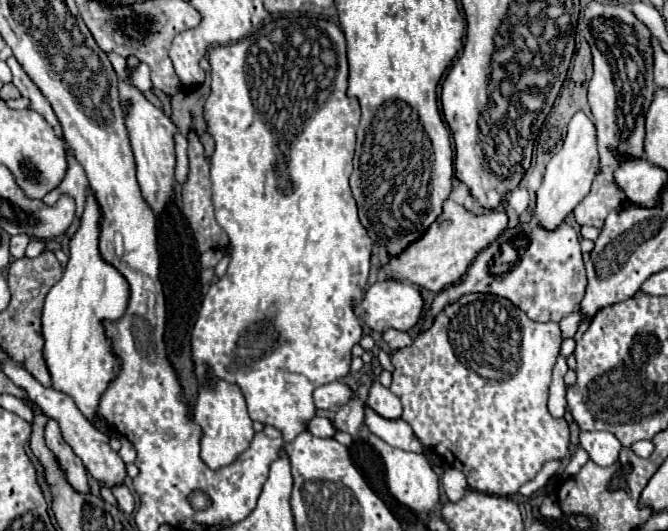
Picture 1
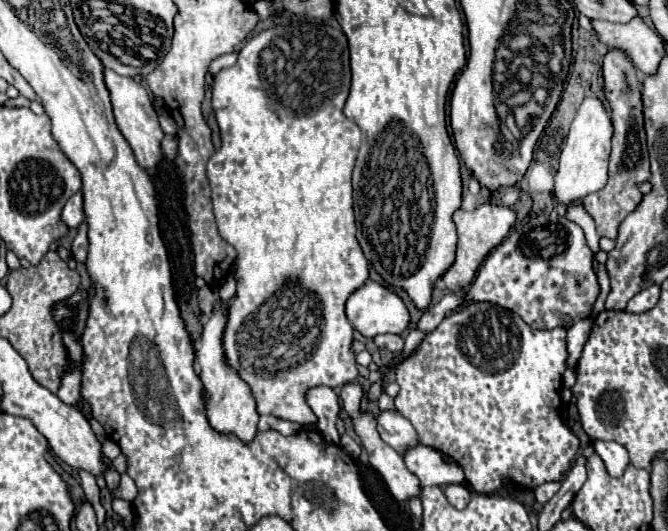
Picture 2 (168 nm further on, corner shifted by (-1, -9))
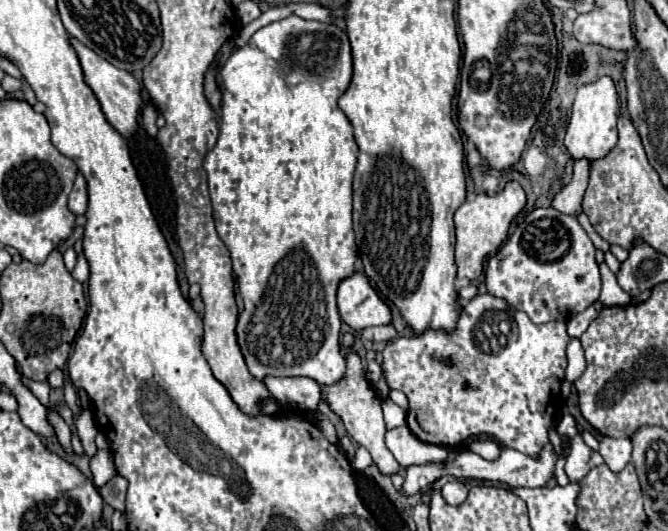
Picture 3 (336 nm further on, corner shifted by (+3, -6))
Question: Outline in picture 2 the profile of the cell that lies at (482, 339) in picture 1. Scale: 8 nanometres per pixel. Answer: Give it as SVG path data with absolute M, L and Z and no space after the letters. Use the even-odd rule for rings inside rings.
M491 302L467 304L449 316L419 344L417 352L397 368L401 386L395 408L417 430L419 442L453 456L463 470L465 480L479 494L491 494L505 480L537 488L539 484L561 480L577 456L579 440L561 420L561 376L567 368L565 328L533 332L521 316Z

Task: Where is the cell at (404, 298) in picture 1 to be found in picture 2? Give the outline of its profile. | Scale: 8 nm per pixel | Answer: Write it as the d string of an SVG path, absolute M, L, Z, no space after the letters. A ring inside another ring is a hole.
M367 280L349 296L345 312L351 326L365 338L387 332L401 334L409 324L409 312L403 300L373 280Z

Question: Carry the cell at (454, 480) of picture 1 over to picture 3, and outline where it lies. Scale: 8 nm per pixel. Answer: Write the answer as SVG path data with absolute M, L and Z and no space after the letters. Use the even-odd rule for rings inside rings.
M461 481L447 483L447 485L443 487L443 491L441 491L441 495L445 497L445 501L447 501L449 505L461 505L461 503L465 501L467 493L469 493L469 487L467 487L465 483L461 483Z

